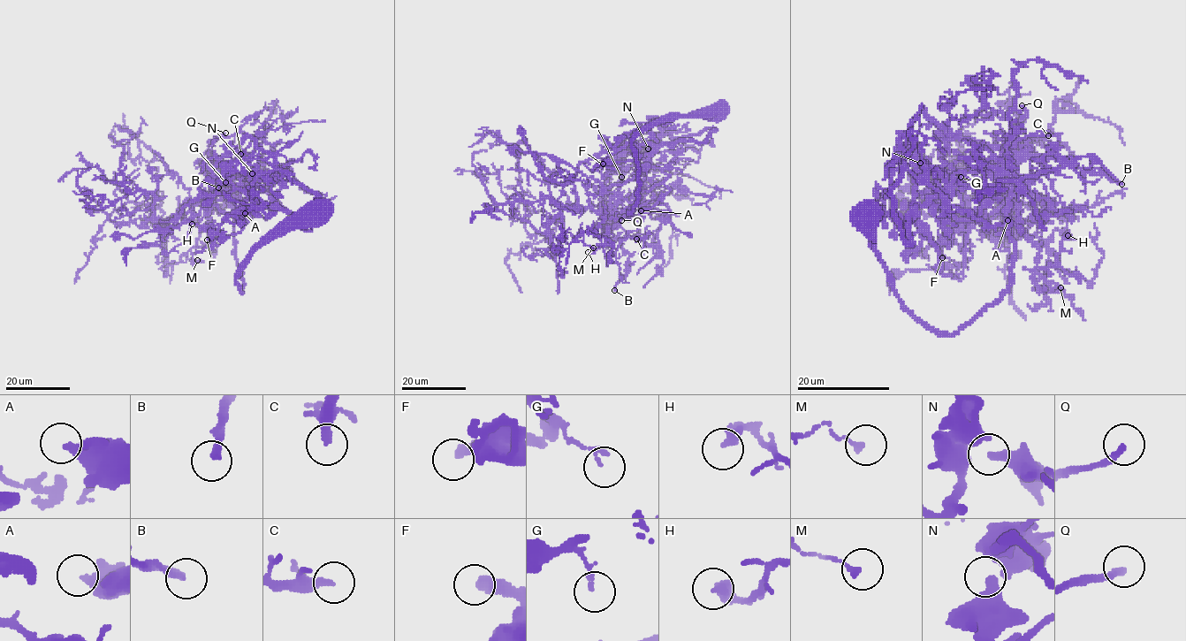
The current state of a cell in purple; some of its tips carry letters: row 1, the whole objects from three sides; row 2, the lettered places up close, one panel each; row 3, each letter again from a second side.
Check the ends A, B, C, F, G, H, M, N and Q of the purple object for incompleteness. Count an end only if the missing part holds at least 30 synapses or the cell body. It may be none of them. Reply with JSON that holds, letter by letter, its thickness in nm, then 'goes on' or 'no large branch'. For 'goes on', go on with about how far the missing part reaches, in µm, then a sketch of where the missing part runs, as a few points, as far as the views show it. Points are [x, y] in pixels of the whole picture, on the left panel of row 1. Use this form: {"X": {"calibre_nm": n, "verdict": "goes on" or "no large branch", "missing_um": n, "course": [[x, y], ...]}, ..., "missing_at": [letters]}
{"A": {"calibre_nm": 380, "verdict": "no large branch"}, "B": {"calibre_nm": 280, "verdict": "goes on", "missing_um": 40, "course": [[218, 187], [240, 171], [239, 160], [264, 133], [265, 135]]}, "C": {"calibre_nm": 240, "verdict": "goes on", "missing_um": 35, "course": [[240, 154], [235, 150], [253, 115], [269, 92], [271, 75]]}, "F": {"calibre_nm": 360, "verdict": "goes on", "missing_um": 30, "course": [[207, 240], [199, 235], [182, 246], [155, 238]]}, "G": {"calibre_nm": 190, "verdict": "no large branch"}, "H": {"calibre_nm": 400, "verdict": "no large branch"}, "M": {"calibre_nm": 180, "verdict": "no large branch"}, "N": {"calibre_nm": 300, "verdict": "no large branch"}, "Q": {"calibre_nm": 240, "verdict": "goes on", "missing_um": 50, "course": [[225, 133], [231, 121], [241, 119], [249, 103], [262, 91], [261, 74], [269, 53], [254, 36], [259, 37]]}, "missing_at": ["B", "C", "F", "Q"]}

